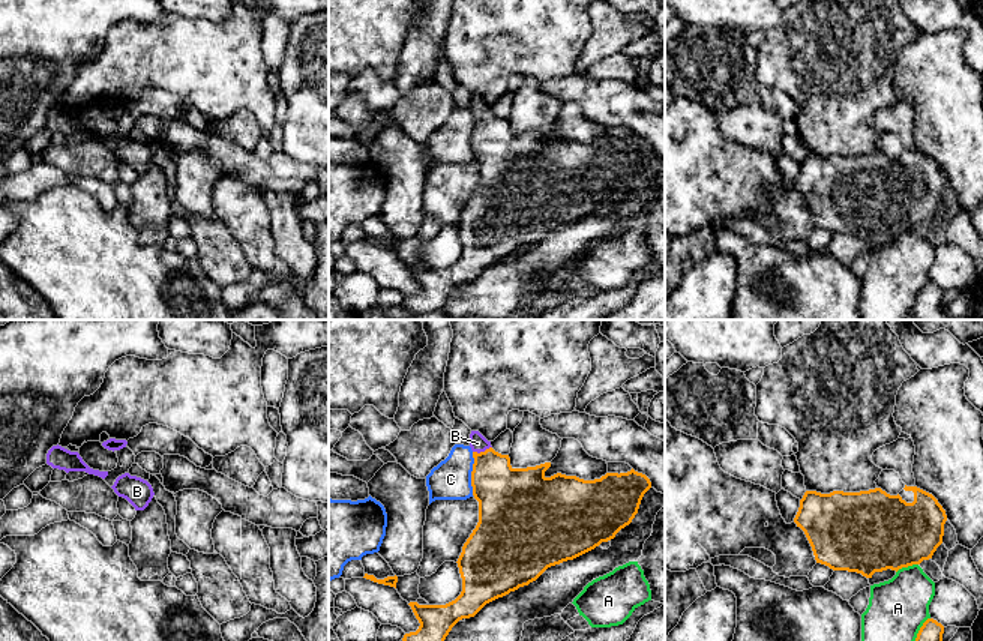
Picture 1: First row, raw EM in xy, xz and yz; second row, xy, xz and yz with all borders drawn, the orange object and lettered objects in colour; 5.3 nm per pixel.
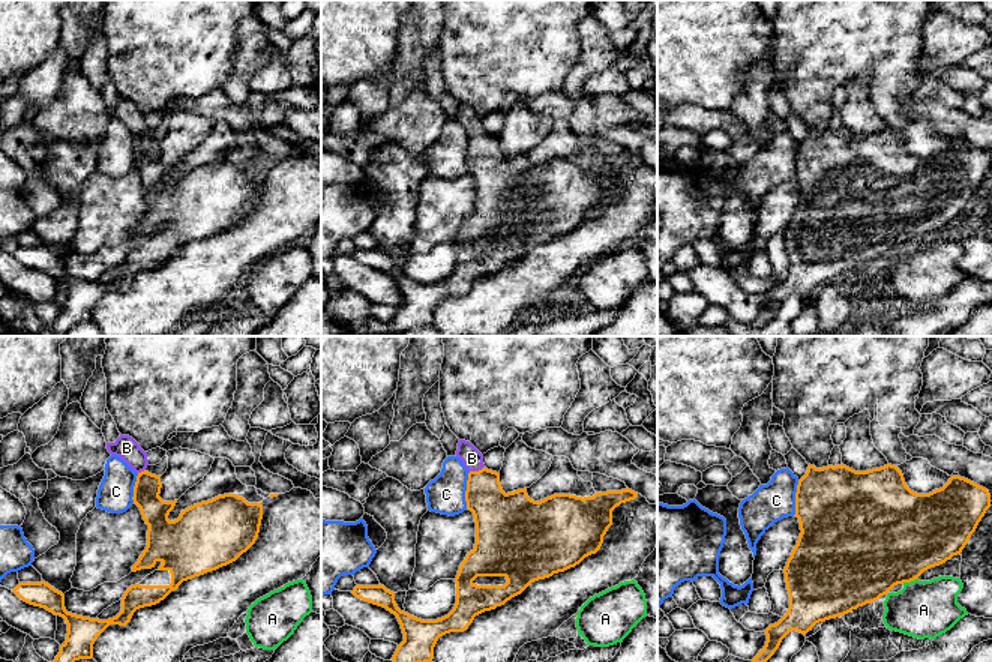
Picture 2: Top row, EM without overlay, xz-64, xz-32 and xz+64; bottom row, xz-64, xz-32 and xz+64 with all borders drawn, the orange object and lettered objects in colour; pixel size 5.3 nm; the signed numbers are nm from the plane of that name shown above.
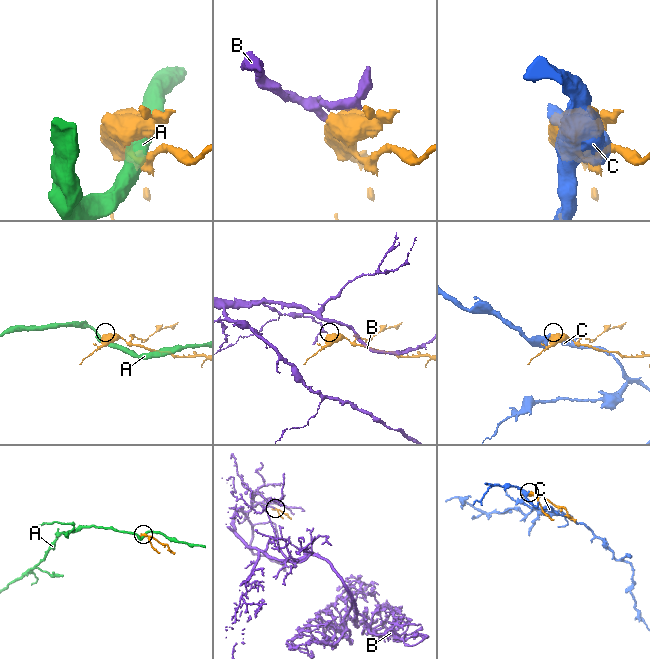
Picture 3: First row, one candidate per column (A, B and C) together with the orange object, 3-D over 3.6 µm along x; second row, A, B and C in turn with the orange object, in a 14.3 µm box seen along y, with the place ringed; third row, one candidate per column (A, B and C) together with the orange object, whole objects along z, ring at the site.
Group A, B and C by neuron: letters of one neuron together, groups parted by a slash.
A / B / C

